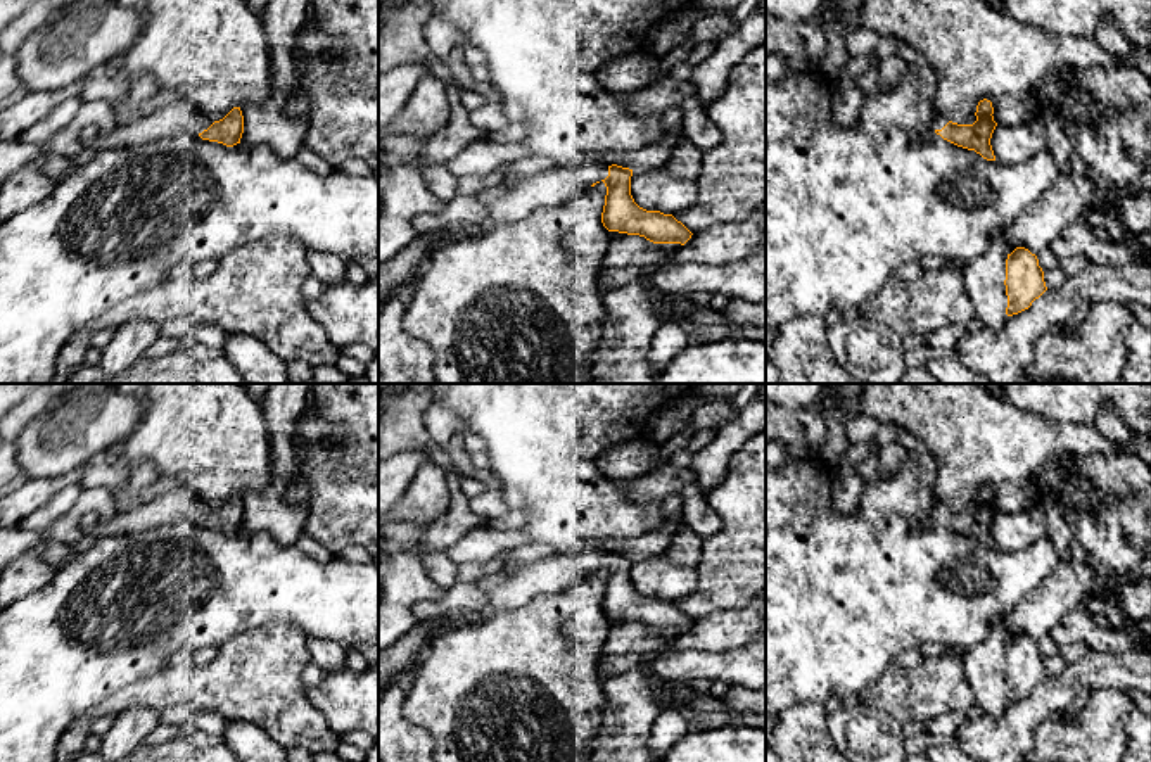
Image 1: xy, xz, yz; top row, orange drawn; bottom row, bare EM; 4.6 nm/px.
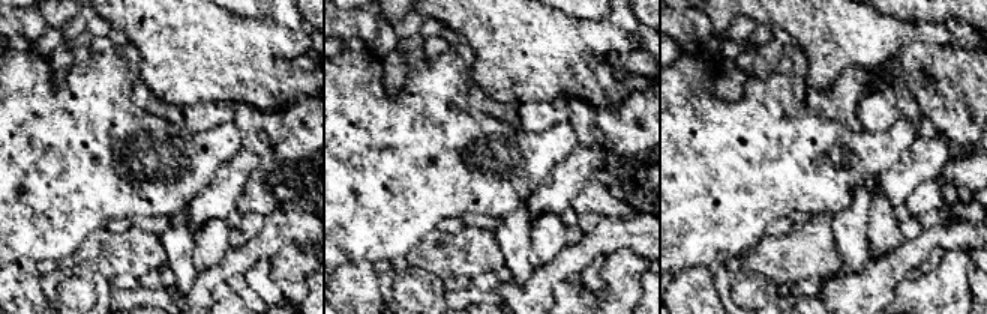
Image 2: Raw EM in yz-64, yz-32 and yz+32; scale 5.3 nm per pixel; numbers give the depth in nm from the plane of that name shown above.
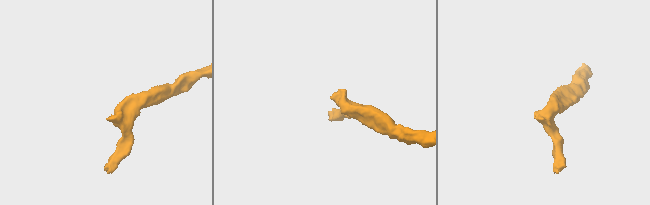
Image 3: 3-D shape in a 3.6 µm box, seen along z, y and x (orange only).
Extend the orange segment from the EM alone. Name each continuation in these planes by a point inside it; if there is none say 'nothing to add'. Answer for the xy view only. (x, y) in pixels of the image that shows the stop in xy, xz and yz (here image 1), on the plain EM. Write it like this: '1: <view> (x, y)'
1: xy (166, 508)

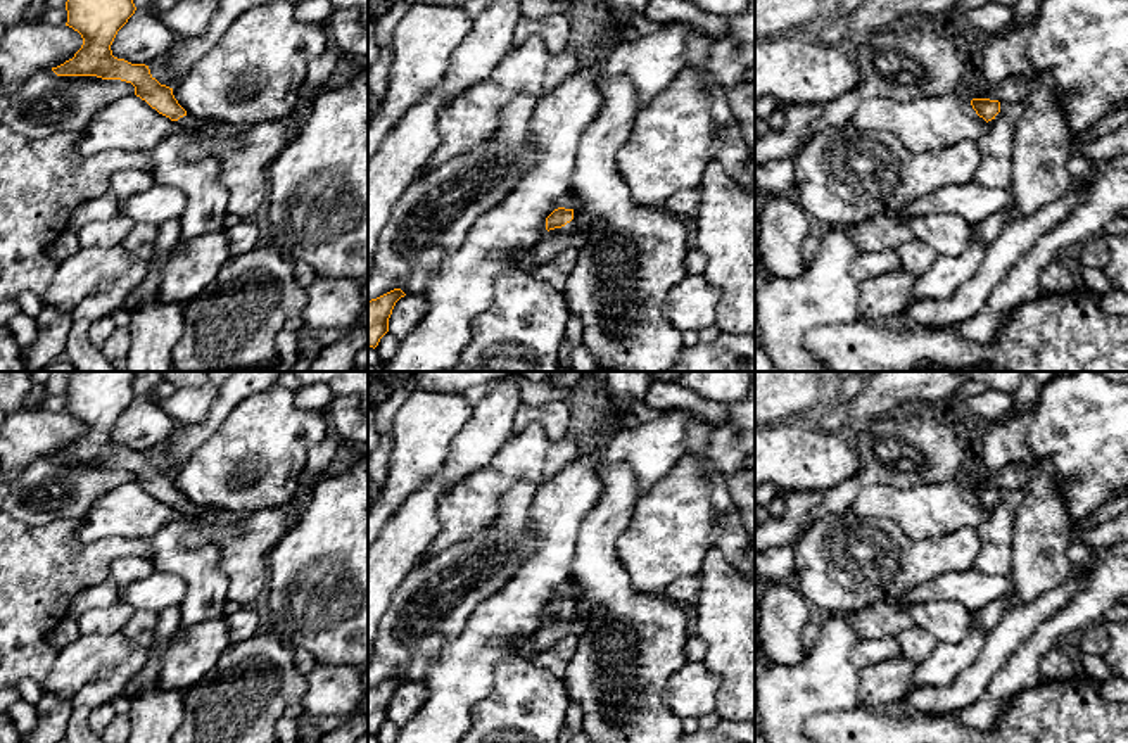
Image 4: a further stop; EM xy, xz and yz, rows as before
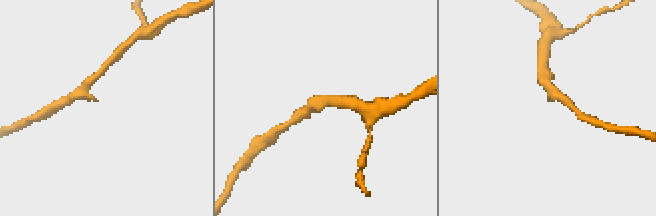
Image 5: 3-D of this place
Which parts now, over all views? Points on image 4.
1: xz (557, 628)

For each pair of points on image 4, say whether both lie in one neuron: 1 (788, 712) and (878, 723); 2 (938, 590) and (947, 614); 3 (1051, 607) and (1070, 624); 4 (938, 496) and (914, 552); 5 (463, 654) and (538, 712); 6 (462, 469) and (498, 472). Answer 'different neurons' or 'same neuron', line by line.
1: different neurons
2: different neurons
3: different neurons
4: different neurons
5: different neurons
6: different neurons

